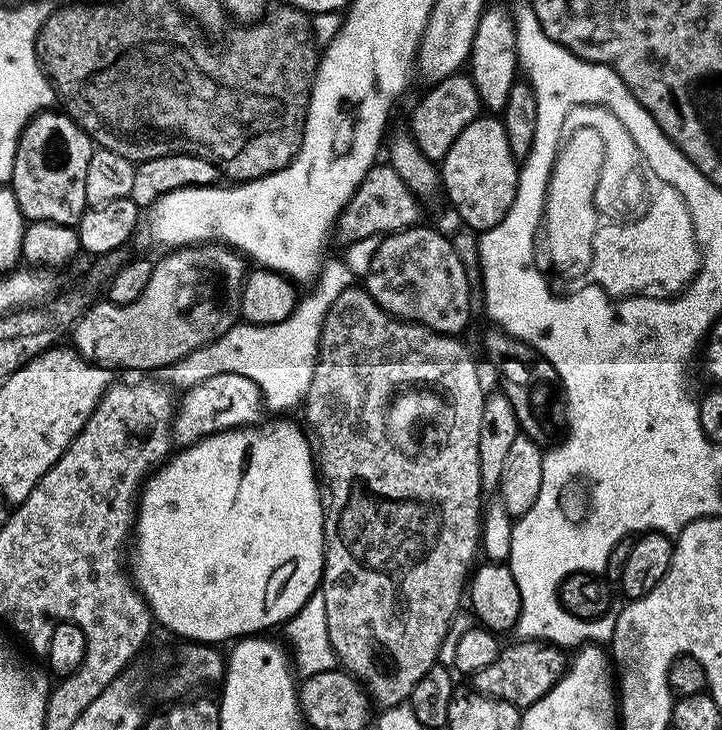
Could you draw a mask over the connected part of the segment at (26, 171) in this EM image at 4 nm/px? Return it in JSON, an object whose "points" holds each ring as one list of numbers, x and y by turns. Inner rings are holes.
{"points":[[45,110,33,116,16,143,10,187,18,198,25,221,54,222,76,226,90,208,86,196,86,170,94,142,60,110]]}

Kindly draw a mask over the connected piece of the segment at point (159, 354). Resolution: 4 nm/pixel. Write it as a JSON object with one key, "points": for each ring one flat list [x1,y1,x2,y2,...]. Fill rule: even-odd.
{"points":[[216,242,164,254,153,263,150,278,134,302,101,302,85,308,70,333,71,347,85,360,109,370,133,368,136,374,148,374,151,368,163,370,218,339,231,330,230,322,238,322,238,318,222,318,222,308,200,308,192,304,192,296,234,296,214,264,220,254,224,254,224,246]]}

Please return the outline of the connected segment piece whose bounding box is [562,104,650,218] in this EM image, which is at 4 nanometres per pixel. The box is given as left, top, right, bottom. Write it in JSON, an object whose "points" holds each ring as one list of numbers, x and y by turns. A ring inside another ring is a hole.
{"points":[[602,104,578,105,566,114,562,123,564,134,571,134,577,128,589,128,598,133,602,138,602,172,598,174,598,186,594,190,594,203,596,211,604,218,636,218,644,211,646,197,650,187,644,181,646,165,641,156,634,138,630,138,630,130,618,122,618,118,610,109]]}

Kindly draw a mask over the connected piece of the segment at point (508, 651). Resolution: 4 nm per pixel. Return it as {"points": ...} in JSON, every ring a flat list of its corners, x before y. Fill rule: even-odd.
{"points":[[521,639,503,649,497,659,470,676,471,687,482,696,505,700,521,710,538,702,560,681,566,671,563,647,538,640]]}

